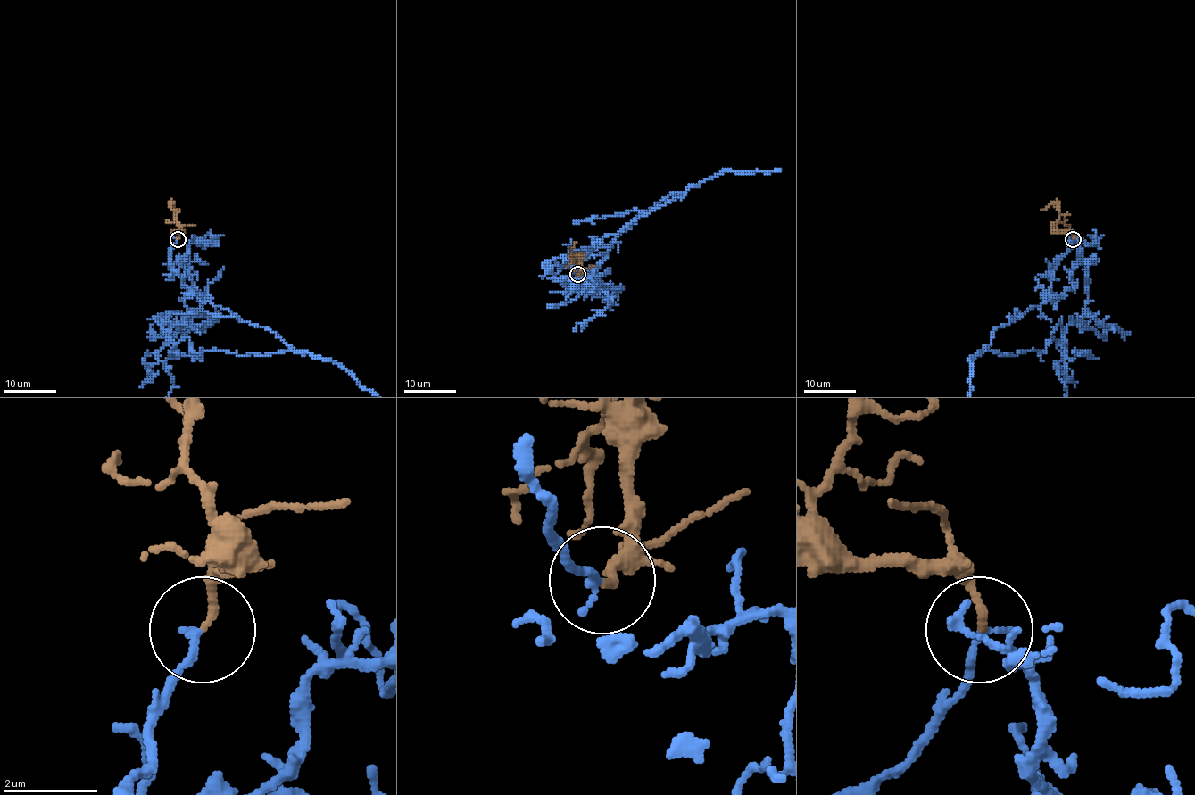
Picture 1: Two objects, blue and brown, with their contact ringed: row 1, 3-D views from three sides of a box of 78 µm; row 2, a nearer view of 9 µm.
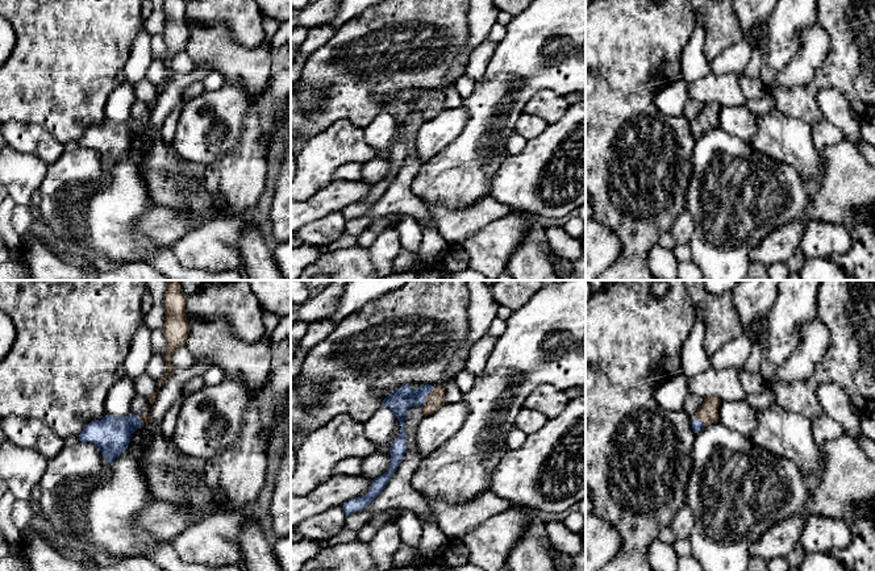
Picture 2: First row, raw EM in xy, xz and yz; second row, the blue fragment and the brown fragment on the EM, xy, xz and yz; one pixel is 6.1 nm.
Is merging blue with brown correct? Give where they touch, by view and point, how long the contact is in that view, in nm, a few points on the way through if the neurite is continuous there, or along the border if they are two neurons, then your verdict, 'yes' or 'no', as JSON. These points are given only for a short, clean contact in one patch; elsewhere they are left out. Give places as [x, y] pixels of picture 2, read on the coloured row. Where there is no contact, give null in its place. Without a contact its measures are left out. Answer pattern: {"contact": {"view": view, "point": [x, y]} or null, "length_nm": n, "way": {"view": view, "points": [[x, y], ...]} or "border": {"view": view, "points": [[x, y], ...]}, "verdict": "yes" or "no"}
{"contact": {"view": "xz", "point": [426, 395]}, "length_nm": 150, "way": {"view": "xz", "points": [[403, 399], [405, 396], [426, 395], [434, 400]]}, "verdict": "yes"}

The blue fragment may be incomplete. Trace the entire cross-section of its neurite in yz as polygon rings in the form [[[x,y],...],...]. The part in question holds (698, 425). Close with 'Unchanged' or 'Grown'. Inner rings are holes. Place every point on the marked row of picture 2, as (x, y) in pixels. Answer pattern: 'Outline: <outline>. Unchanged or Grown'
Outline: [[[716,396],[704,397],[703,405],[691,416],[692,429],[695,433],[704,426],[718,422],[718,405],[721,400]]]. Grown

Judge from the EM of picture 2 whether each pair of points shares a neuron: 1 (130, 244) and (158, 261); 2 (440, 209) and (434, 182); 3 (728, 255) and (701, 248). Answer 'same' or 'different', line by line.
1: different
2: different
3: same

